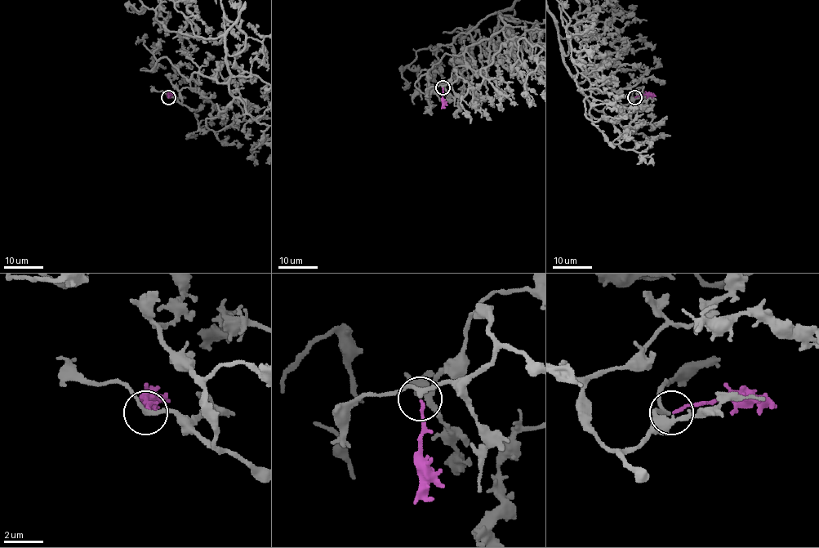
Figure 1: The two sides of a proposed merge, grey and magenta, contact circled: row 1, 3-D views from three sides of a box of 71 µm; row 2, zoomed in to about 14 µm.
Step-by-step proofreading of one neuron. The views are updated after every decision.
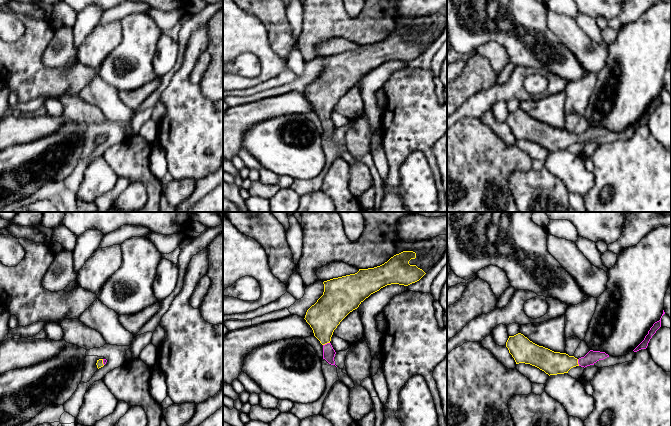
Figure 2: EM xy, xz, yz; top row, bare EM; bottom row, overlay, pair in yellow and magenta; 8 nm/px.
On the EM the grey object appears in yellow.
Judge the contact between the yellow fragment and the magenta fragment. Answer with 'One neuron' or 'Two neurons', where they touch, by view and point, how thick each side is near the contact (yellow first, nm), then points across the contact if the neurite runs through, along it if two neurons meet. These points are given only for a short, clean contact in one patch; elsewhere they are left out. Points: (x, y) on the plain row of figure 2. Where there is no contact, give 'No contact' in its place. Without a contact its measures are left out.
One neuron. Touches yellow at xz (326, 119). Thickness 260 nm (yellow) against 100 nm. Path across: xz (325, 91), (326, 119), (329, 129)

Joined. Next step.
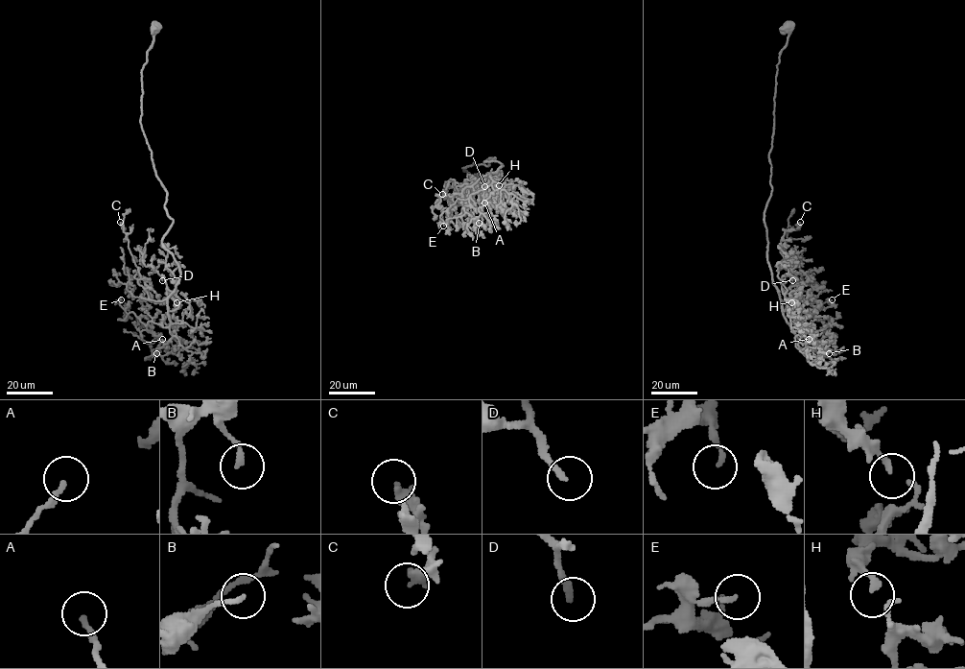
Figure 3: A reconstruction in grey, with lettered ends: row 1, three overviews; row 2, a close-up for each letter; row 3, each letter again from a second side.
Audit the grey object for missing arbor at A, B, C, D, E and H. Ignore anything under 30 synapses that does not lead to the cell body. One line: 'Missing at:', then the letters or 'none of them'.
Missing at: A, D

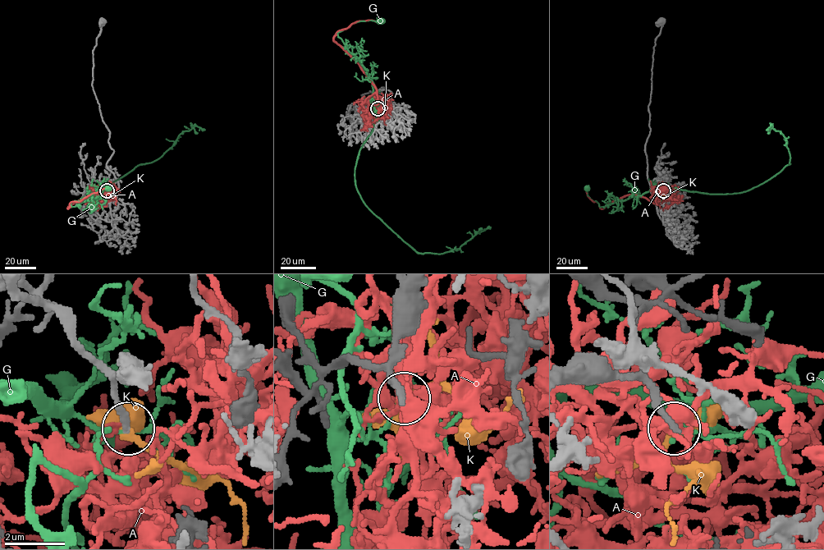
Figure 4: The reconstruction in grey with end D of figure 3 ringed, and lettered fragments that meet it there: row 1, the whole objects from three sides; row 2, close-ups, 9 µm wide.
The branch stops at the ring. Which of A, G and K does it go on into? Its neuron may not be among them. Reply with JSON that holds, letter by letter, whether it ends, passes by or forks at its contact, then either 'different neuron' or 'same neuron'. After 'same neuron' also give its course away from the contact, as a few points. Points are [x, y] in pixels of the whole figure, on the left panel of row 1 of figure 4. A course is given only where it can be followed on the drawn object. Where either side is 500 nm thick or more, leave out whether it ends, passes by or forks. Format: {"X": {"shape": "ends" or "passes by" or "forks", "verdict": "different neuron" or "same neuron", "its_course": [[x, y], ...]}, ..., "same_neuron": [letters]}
{"A": {"shape": "ends", "verdict": "different neuron"}, "G": {"shape": "ends", "verdict": "different neuron"}, "K": {"shape": "forks", "verdict": "different neuron"}, "same_neuron": []}

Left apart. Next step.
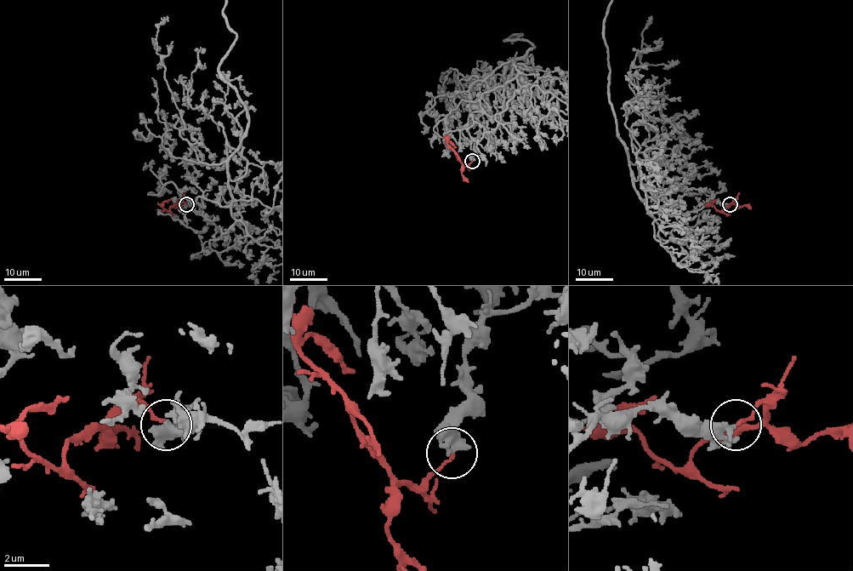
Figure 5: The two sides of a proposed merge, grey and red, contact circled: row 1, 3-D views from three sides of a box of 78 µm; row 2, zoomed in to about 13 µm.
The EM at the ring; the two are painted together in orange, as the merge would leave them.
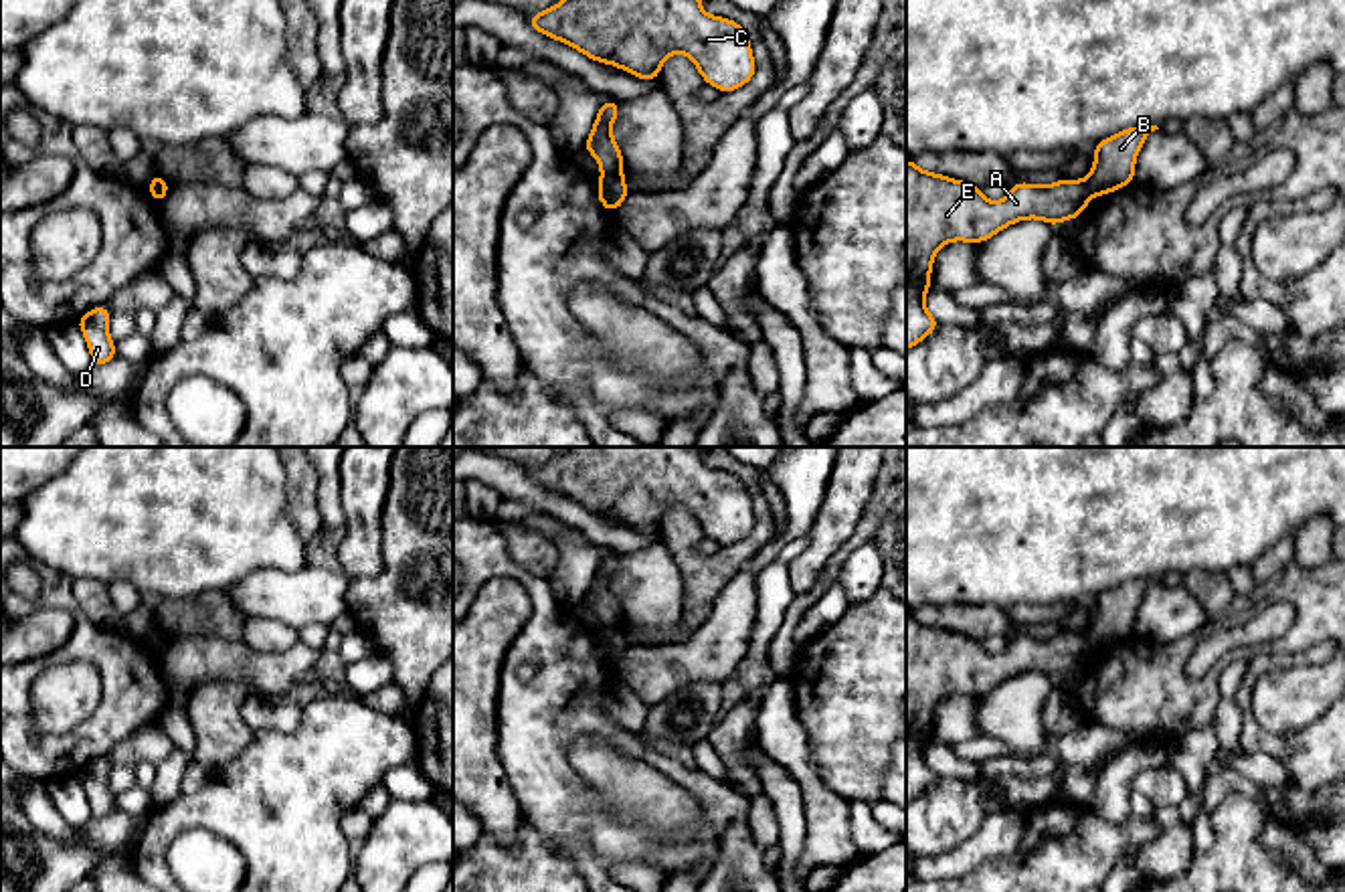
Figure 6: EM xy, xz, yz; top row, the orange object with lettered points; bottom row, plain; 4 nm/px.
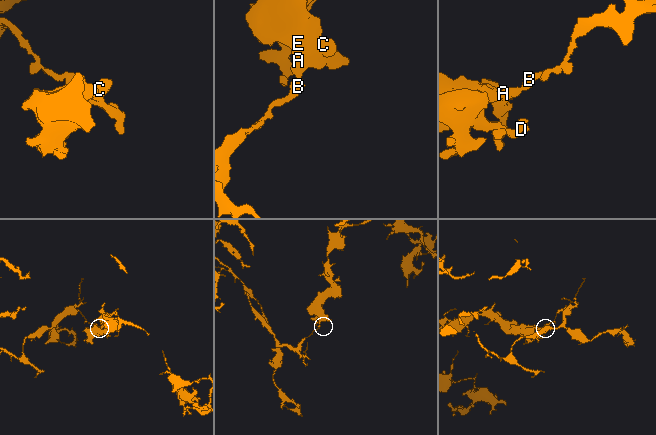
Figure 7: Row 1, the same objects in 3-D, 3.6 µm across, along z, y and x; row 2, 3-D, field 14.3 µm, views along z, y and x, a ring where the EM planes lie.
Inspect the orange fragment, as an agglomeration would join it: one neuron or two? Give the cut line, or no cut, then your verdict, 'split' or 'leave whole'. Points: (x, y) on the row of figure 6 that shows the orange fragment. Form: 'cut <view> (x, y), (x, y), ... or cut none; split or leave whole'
cut xz (603, 174), (619, 176); split

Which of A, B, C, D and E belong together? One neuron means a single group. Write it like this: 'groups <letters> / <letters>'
groups A C D E / B

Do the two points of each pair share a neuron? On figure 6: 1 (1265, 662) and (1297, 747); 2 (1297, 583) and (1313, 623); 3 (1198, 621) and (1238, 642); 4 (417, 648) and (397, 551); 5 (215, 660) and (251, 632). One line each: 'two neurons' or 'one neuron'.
1: one neuron
2: one neuron
3: two neurons
4: one neuron
5: two neurons

